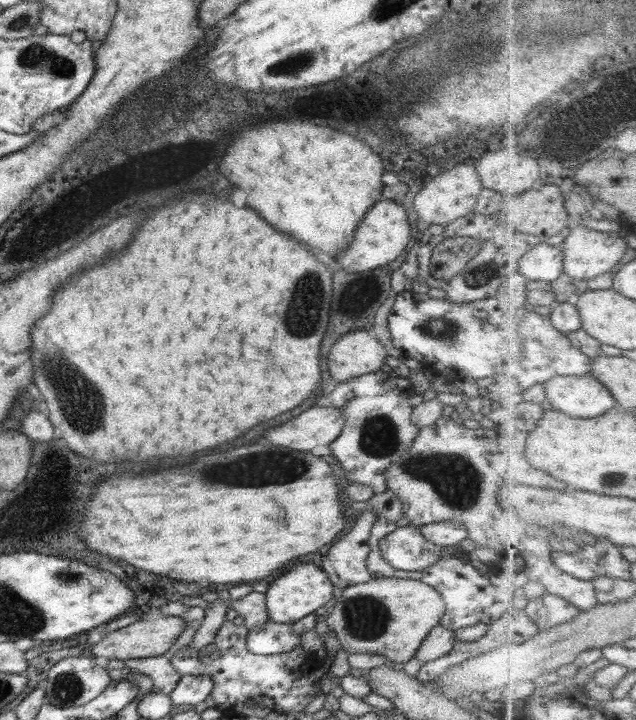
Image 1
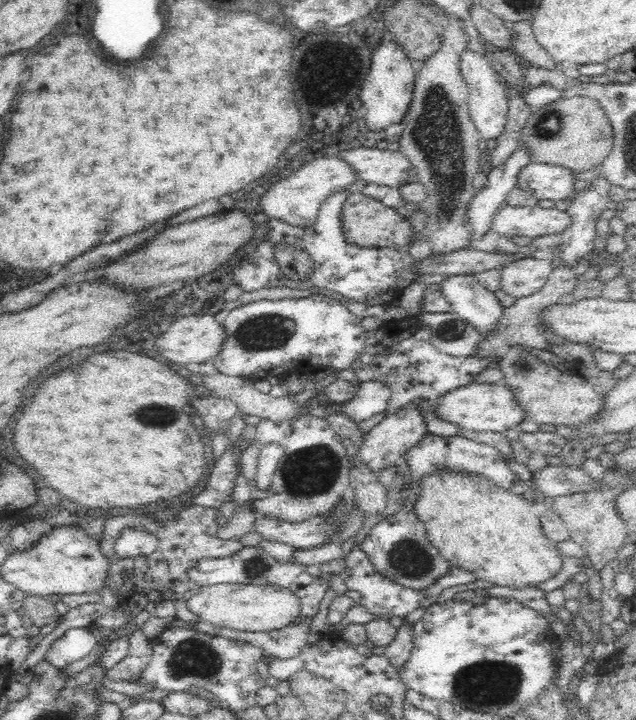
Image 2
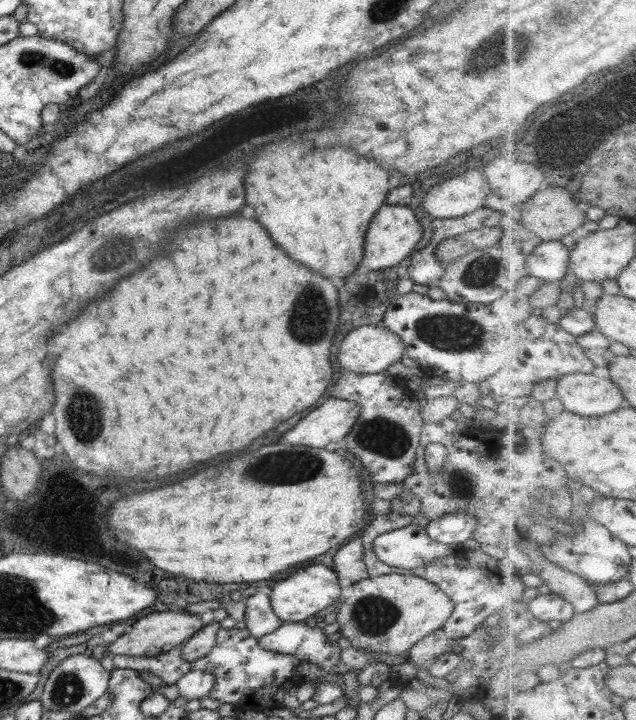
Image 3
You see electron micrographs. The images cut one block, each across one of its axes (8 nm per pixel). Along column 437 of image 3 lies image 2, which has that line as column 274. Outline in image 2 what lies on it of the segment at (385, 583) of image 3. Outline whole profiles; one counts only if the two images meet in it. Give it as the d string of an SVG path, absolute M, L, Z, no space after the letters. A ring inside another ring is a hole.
M214 584L214 586L202 586L200 592L187 601L189 612L200 617L201 621L212 623L214 627L232 628L246 632L272 632L286 626L294 625L296 618L300 616L301 599L286 589L286 586L262 584Z

